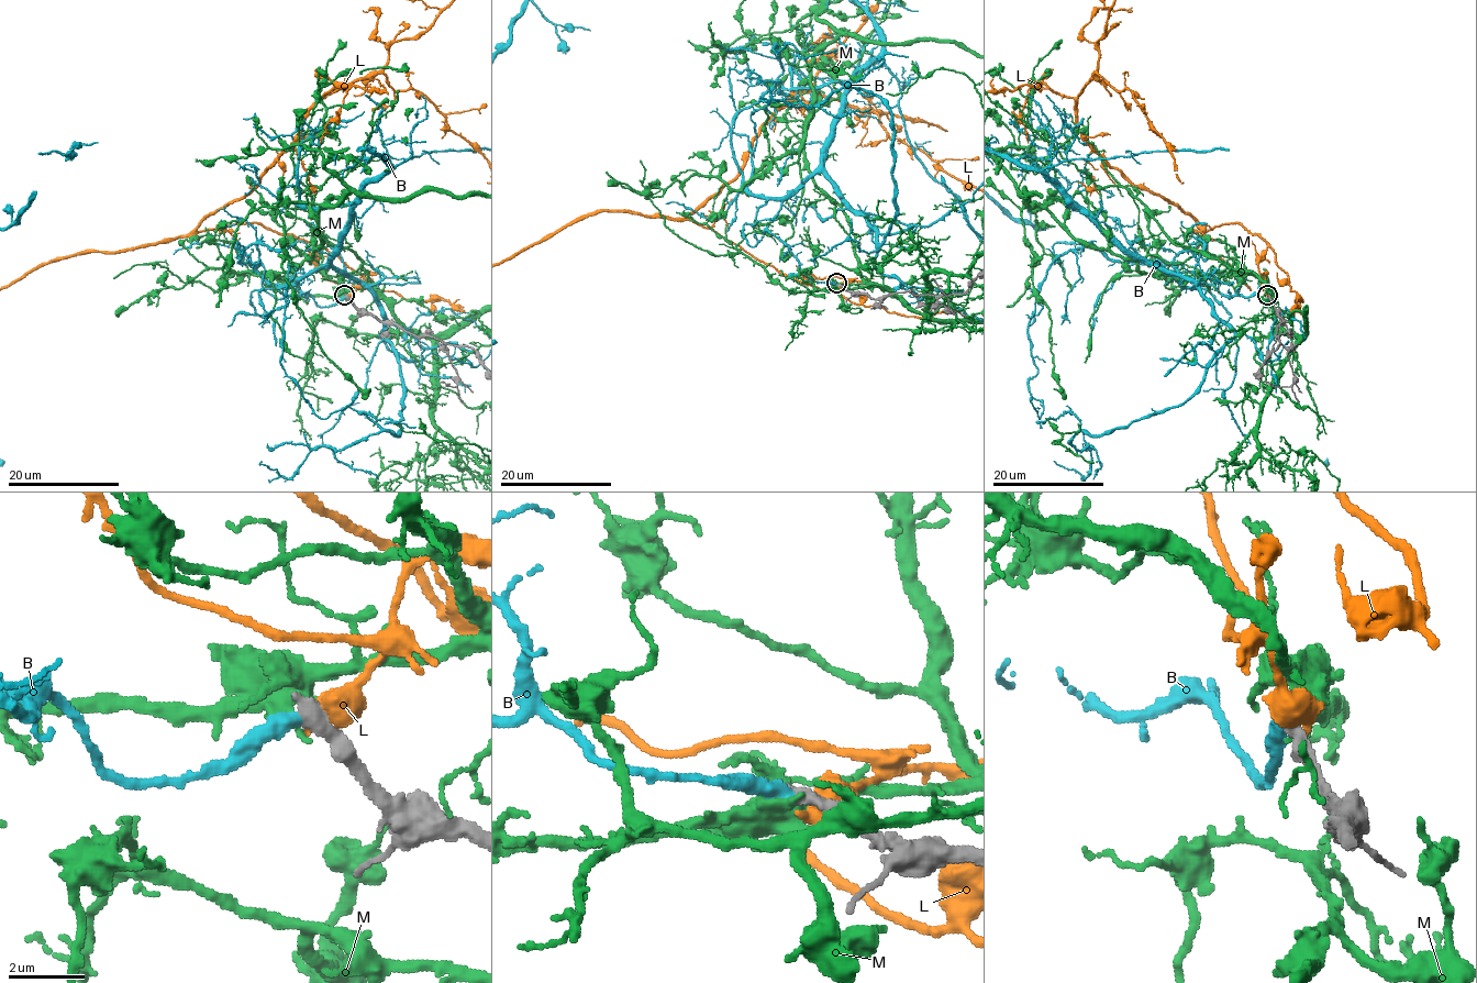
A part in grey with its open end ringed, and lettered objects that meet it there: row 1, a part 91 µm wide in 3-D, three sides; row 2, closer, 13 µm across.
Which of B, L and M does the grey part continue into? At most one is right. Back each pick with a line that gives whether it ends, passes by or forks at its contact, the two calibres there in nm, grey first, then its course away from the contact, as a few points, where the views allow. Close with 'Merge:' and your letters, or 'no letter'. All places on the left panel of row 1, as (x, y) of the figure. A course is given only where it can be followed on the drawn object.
Merge: no letter

